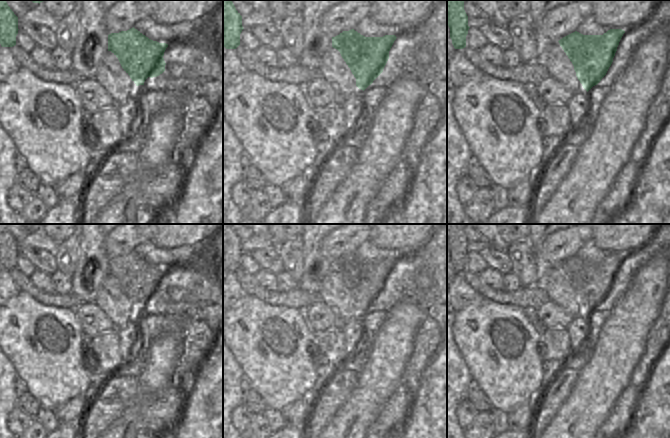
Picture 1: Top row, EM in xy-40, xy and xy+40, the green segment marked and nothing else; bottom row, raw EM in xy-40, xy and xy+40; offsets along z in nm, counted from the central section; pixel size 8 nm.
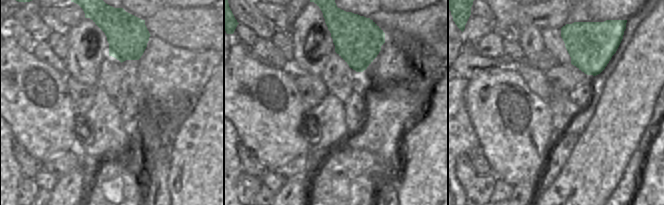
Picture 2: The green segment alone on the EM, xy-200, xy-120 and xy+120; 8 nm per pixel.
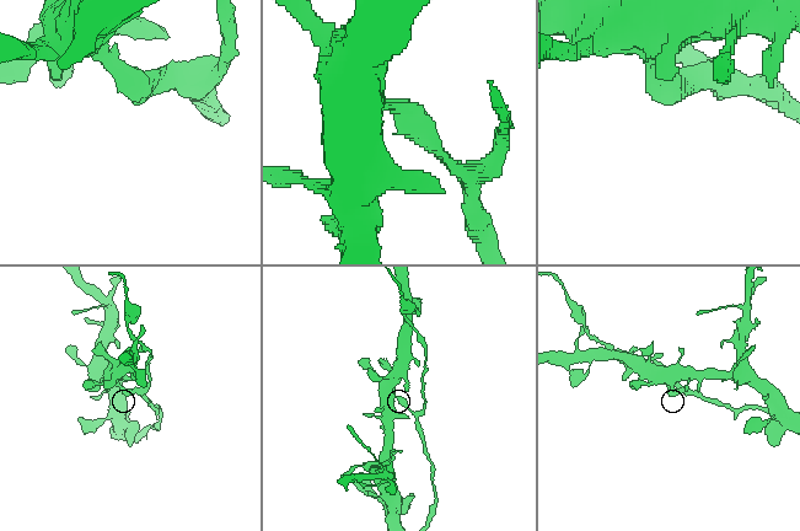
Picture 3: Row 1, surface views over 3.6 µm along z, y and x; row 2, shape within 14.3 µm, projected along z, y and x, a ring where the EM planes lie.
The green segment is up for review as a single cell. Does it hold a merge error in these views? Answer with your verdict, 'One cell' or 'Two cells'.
Two cells.

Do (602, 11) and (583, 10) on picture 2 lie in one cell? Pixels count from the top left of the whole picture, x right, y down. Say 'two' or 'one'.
two

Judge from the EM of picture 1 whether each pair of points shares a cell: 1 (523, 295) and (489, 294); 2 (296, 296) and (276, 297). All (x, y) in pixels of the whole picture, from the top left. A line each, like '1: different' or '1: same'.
1: same
2: same

